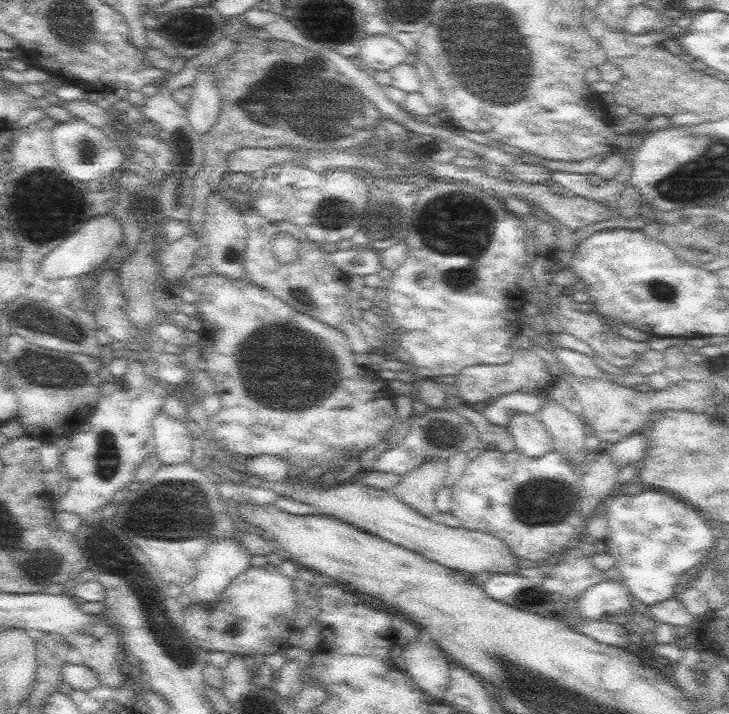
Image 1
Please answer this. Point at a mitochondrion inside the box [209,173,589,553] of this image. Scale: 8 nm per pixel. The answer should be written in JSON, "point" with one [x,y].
{"point":[294,369]}

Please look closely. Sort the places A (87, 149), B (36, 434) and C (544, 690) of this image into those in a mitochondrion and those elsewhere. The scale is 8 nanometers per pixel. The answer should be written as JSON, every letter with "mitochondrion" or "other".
{"A":"mitochondrion","B":"other","C":"mitochondrion"}

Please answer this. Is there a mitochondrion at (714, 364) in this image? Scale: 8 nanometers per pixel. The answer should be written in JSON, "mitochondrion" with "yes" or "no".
{"mitochondrion":"no"}

